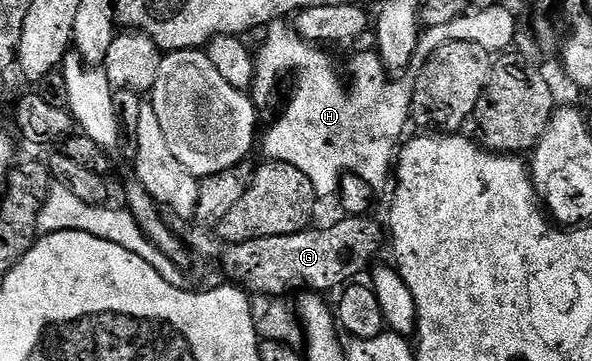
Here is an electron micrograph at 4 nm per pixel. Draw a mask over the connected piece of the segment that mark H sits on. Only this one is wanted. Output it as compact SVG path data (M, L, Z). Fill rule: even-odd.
M275 23L265 30L266 38L262 41L262 46L256 49L256 56L254 58L254 83L252 86L252 97L255 102L261 103L266 101L274 93L274 88L278 85L278 80L281 79L285 73L290 73L293 70L298 71L298 90L294 93L294 98L286 105L286 110L278 117L278 122L271 127L266 133L266 154L265 156L272 161L283 161L284 163L292 163L292 167L300 167L300 171L304 171L304 175L308 175L308 179L312 179L312 187L316 191L316 195L320 199L326 199L339 192L344 172L350 171L357 174L358 177L364 179L370 187L374 189L375 200L379 204L391 204L393 202L393 194L389 189L389 185L392 179L392 166L396 159L396 152L401 142L400 137L403 135L407 123L411 122L413 114L413 98L414 98L414 82L415 80L408 75L400 75L392 78L389 70L383 64L382 59L378 56L375 50L362 51L356 54L350 63L350 83L352 87L346 89L341 83L337 73L332 67L331 61L318 50L319 48L312 47L311 42L302 40L297 33L294 32L293 28L286 23Z

